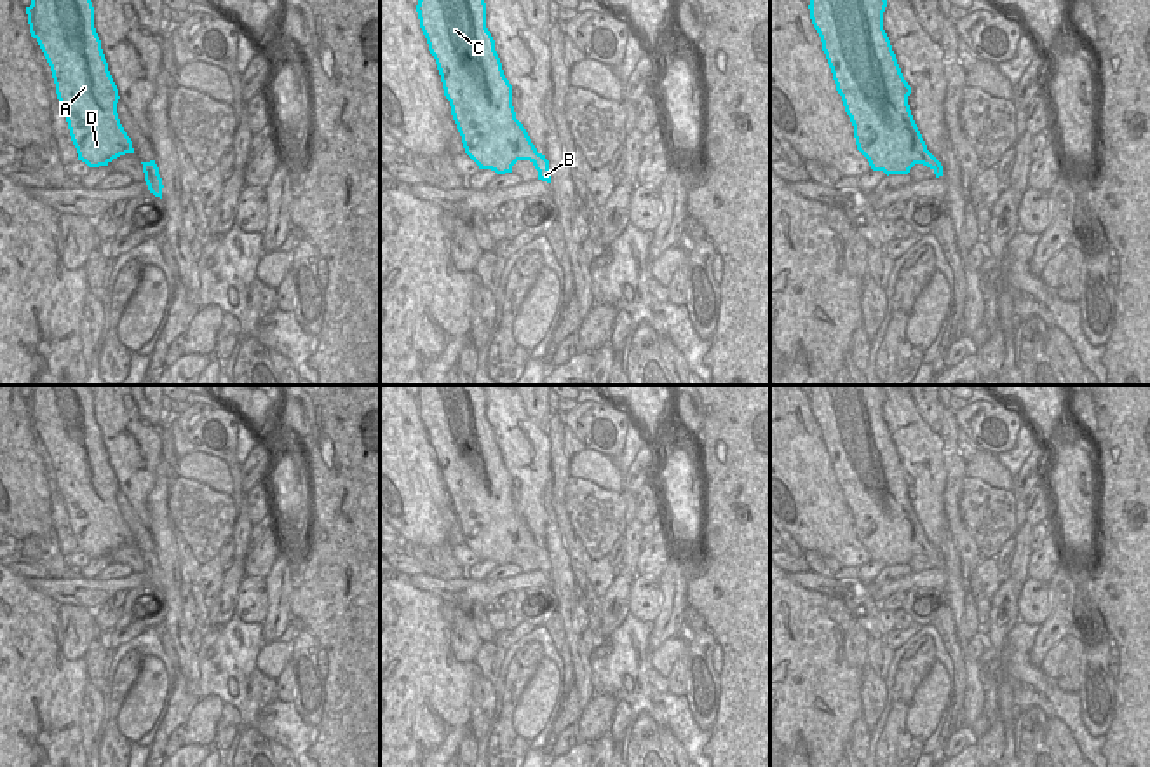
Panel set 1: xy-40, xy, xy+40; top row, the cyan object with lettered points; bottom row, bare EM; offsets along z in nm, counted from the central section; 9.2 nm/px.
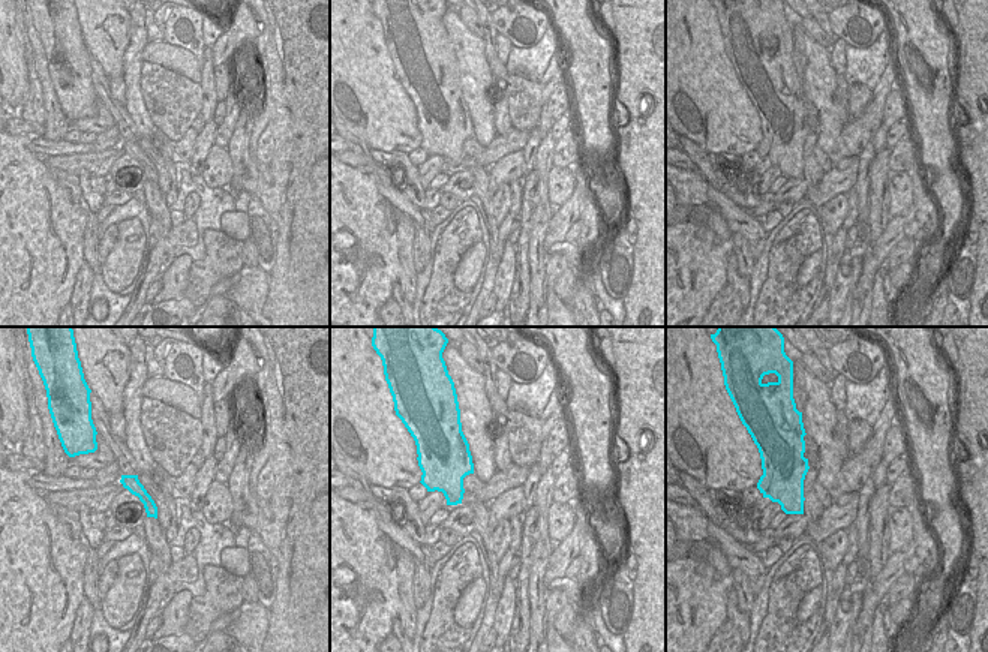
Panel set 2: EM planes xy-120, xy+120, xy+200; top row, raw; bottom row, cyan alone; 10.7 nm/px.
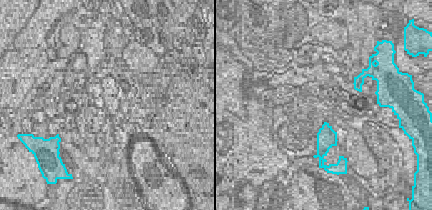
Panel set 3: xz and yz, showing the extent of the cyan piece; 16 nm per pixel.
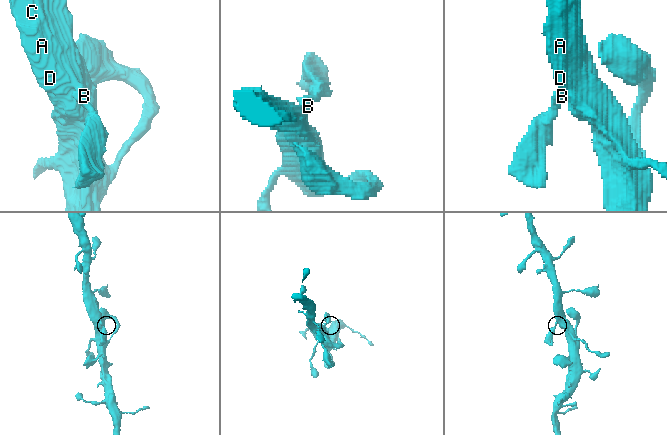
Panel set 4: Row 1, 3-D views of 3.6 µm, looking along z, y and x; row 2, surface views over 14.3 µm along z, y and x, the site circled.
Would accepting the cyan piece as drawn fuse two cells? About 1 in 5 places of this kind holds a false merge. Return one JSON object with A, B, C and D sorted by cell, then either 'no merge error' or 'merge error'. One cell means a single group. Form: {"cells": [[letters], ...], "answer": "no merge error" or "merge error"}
{"cells": [["A", "B", "C", "D"]], "answer": "no merge error"}

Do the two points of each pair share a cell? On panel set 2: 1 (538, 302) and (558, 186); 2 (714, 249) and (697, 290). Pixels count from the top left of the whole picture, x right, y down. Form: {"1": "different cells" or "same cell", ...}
{"1": "different cells", "2": "same cell"}

